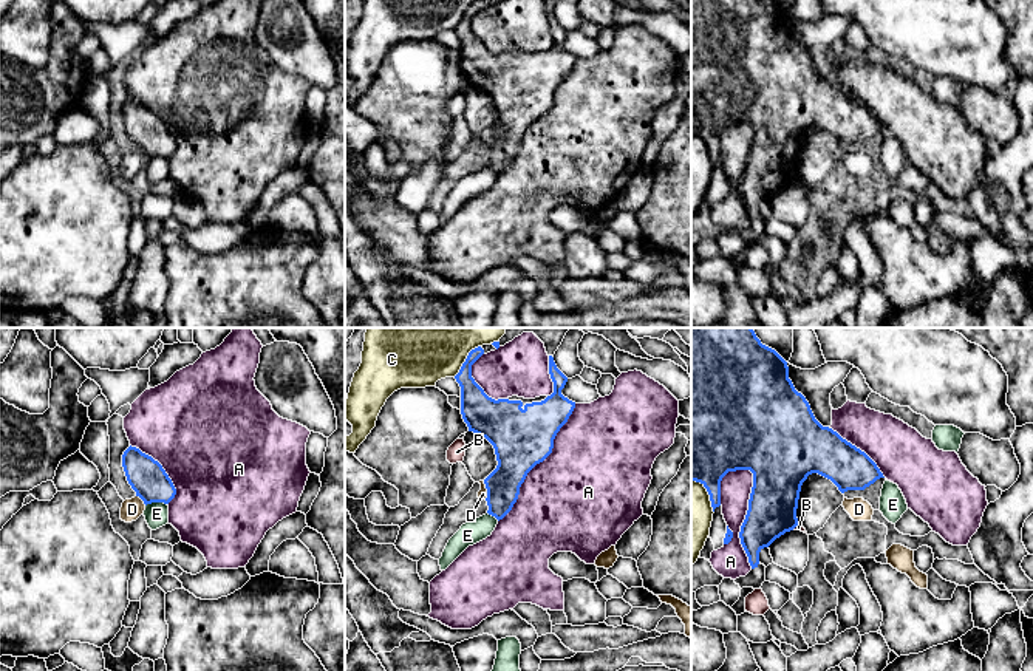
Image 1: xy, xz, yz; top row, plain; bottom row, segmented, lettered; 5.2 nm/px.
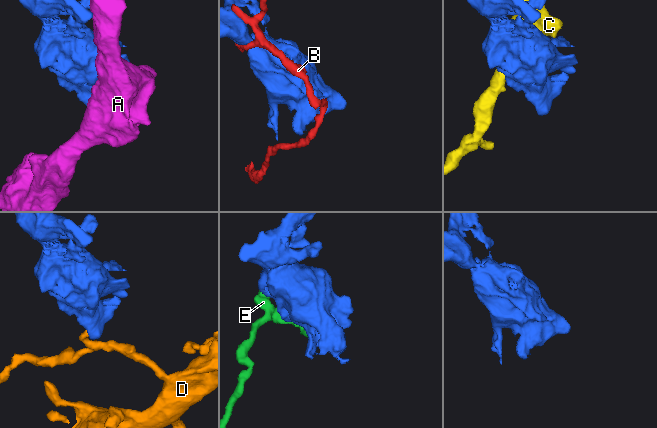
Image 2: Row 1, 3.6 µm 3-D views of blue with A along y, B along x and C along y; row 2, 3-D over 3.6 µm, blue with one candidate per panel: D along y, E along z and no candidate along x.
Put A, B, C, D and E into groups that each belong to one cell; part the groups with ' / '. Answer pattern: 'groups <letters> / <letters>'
groups A / B / C / D / E

